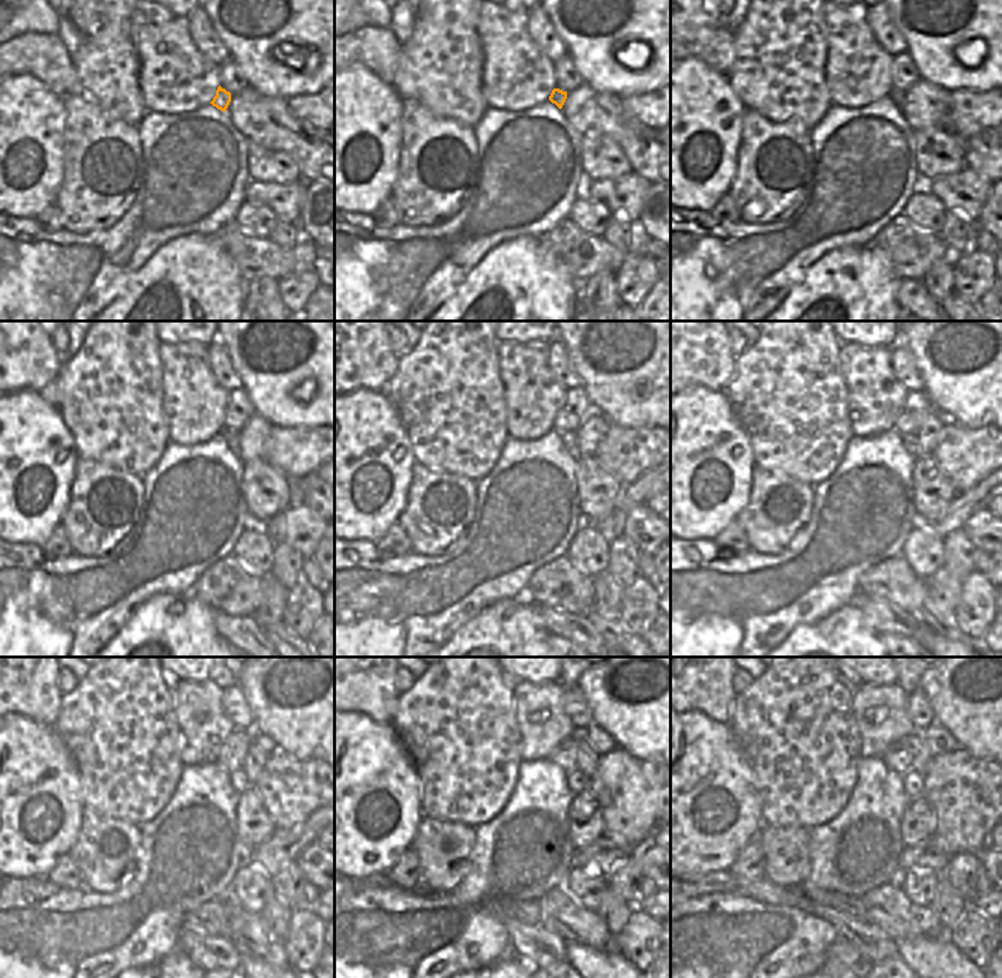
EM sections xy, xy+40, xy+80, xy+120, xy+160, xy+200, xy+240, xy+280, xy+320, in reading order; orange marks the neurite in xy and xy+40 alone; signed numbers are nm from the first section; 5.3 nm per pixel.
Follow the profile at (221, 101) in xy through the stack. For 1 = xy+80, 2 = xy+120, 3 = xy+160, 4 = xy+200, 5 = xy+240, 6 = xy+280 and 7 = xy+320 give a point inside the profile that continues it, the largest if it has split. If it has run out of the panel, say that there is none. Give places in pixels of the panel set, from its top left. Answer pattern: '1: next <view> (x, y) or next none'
1: next xy+80 (896, 96)
2: next xy+120 (230, 437)
3: next xy+160 (567, 437)
4: next xy+200 (909, 441)
5: next xy+240 (239, 780)
6: next xy+280 (576, 782)
7: next xy+320 (912, 782)

